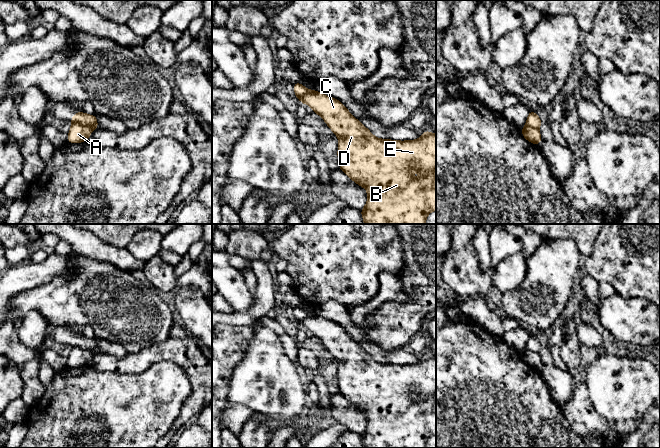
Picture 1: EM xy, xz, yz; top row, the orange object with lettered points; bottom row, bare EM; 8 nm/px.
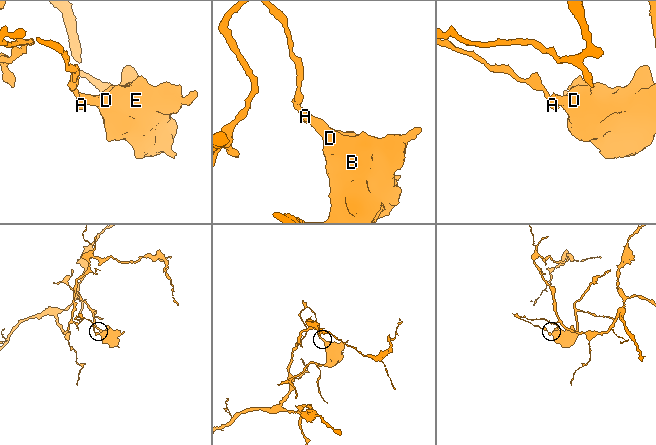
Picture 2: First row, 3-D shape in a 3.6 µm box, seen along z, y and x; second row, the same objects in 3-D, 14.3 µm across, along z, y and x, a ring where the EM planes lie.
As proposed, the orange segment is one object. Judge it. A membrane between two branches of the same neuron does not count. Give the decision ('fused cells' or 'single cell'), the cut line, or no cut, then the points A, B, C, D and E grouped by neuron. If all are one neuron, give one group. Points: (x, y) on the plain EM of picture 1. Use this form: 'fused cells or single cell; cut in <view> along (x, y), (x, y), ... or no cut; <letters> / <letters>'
fused cells; cut in xy along (72, 346), (78, 346), (93, 353); A / B C D E

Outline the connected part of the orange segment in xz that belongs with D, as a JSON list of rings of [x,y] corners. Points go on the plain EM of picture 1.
[[[315,313],[301,322],[302,328],[312,332],[337,360],[337,381],[339,393],[353,406],[367,415],[367,425],[360,434],[364,448],[426,448],[428,439],[436,435],[436,357],[429,354],[415,364],[392,364],[374,360],[342,326],[331,320],[322,318]]]

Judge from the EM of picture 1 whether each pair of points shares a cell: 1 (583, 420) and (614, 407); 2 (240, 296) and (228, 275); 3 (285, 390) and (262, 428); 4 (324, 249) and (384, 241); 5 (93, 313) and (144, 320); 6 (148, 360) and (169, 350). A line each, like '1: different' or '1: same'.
1: different
2: same
3: different
4: same
5: same
6: same

